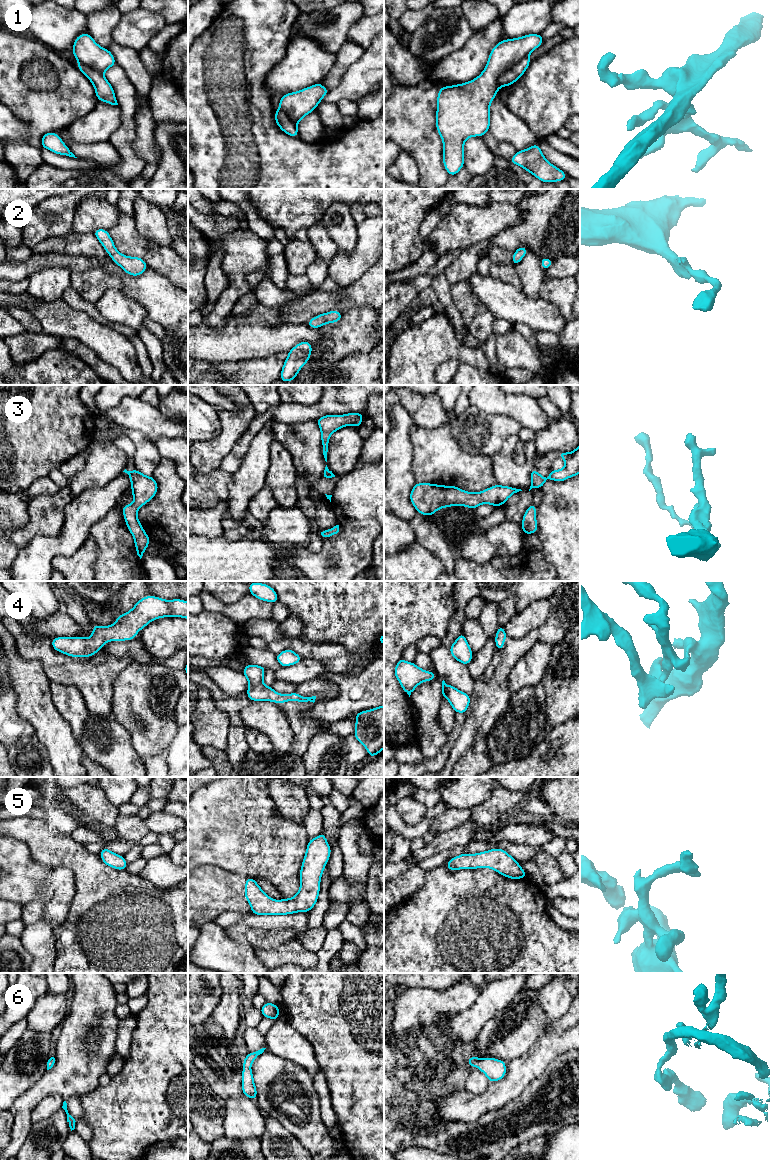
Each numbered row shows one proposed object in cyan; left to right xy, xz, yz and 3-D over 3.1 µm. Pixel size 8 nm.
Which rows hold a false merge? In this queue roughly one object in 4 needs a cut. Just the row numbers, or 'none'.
1

